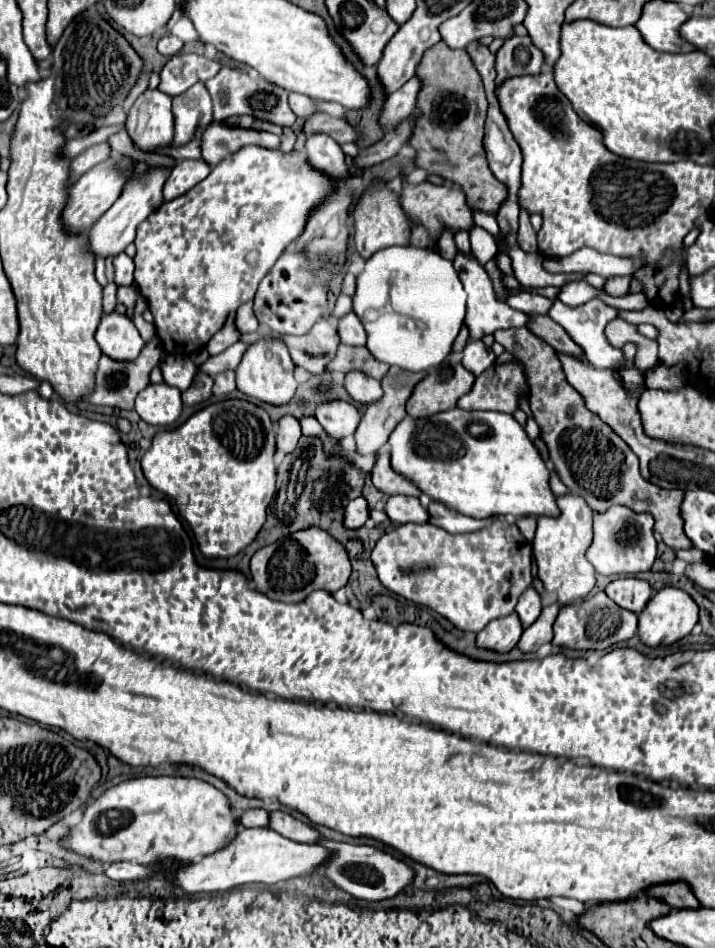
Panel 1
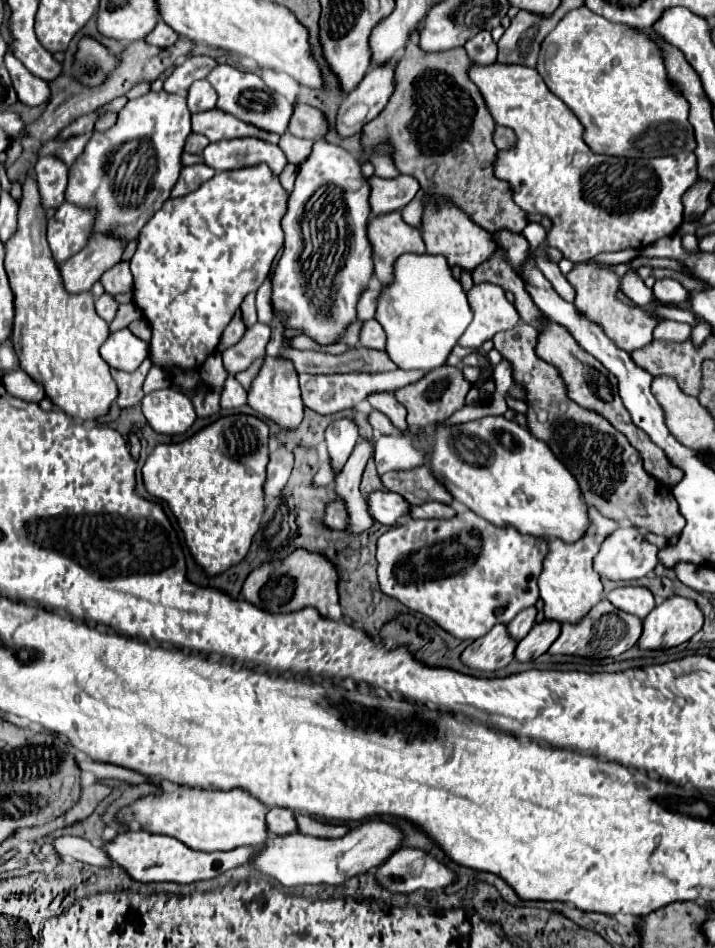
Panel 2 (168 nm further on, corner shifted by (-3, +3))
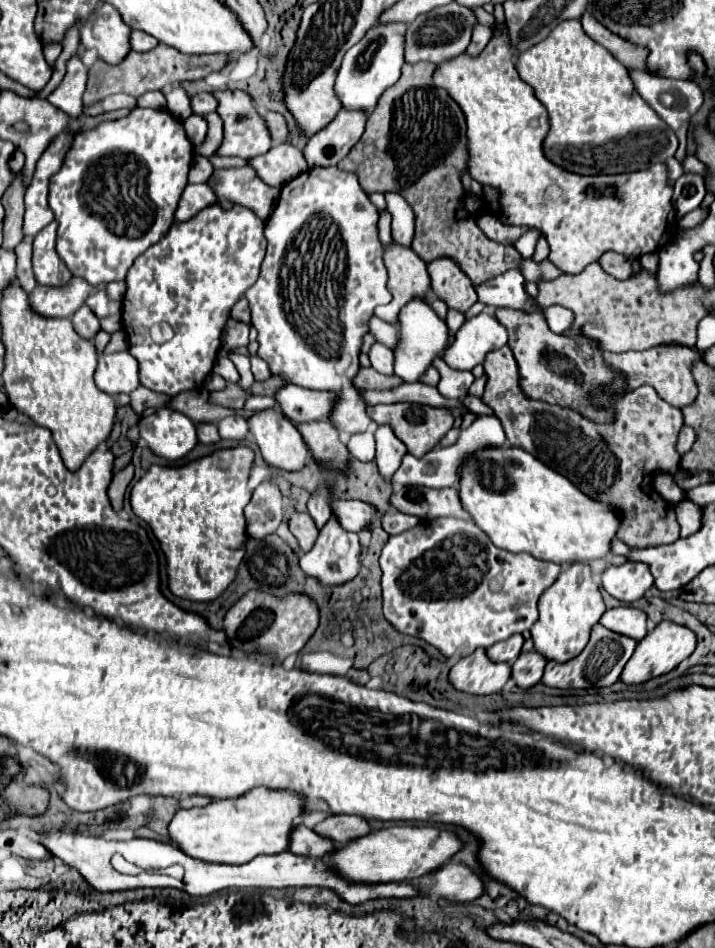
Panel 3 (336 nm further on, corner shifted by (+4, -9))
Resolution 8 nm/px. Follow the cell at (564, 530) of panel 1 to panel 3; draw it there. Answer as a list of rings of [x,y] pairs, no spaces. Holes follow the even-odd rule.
[[[574,562],[566,566],[558,574],[556,582],[548,590],[544,590],[538,600],[540,616],[530,628],[534,650],[556,662],[566,662],[574,658],[586,646],[590,628],[600,620],[600,614],[604,614],[604,610],[606,606],[602,602],[598,584],[594,584],[590,566],[584,562]]]

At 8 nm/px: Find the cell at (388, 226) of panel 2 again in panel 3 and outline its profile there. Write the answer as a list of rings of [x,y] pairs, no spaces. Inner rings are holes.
[[[390,242],[384,246],[384,264],[388,270],[388,290],[392,300],[378,306],[374,314],[390,324],[396,324],[400,306],[414,296],[424,298],[430,290],[430,276],[426,272],[426,262],[408,246]]]

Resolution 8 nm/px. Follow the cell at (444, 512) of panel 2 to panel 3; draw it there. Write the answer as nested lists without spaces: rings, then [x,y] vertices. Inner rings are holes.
[[[396,512],[396,514],[392,514],[392,516],[388,516],[388,514],[382,516],[382,528],[384,528],[390,536],[400,534],[400,532],[406,532],[406,530],[414,528],[414,526],[420,524],[420,522],[422,522],[422,518],[410,516],[410,514],[402,514],[402,512]]]

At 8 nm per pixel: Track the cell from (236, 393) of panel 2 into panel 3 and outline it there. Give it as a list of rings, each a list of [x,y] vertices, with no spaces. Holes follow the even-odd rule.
[[[232,414],[232,416],[226,416],[226,418],[222,418],[218,422],[218,430],[220,430],[220,436],[222,438],[242,440],[248,434],[248,424],[246,424],[246,420],[242,416]]]

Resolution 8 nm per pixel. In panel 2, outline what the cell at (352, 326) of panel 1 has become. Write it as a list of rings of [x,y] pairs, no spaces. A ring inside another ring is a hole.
[[[367,320],[363,324],[363,330],[361,330],[361,346],[365,348],[375,348],[375,350],[385,350],[385,330],[381,328],[381,324],[377,320]]]

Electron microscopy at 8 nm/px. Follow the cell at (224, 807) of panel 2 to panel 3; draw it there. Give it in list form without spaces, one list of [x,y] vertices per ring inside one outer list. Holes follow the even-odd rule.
[[[252,788],[238,798],[214,800],[202,808],[178,810],[168,824],[170,840],[190,858],[214,864],[242,864],[258,854],[288,850],[290,830],[304,816],[302,796],[286,790]]]

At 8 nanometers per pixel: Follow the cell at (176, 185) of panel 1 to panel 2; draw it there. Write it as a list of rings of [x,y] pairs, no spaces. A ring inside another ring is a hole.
[[[195,164],[195,166],[185,166],[181,170],[181,176],[171,190],[171,198],[181,198],[185,194],[195,192],[201,184],[211,180],[215,176],[215,170],[211,170],[207,164]]]

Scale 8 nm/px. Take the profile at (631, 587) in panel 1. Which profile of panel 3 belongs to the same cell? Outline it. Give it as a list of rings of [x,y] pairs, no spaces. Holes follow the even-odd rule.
[[[634,606],[610,608],[602,614],[600,624],[612,632],[642,640],[646,636],[646,614]]]

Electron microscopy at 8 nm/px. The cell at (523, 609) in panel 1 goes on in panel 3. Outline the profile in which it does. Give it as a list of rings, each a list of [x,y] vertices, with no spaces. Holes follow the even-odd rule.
[[[514,634],[512,638],[490,646],[488,648],[488,658],[494,660],[494,662],[510,662],[510,660],[516,660],[516,656],[522,650],[522,642],[524,642],[522,634]]]

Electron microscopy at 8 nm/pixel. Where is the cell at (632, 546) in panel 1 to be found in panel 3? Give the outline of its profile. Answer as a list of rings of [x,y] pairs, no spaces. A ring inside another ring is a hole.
[[[624,562],[622,566],[608,566],[600,576],[600,584],[610,596],[622,602],[634,602],[654,580],[644,562]]]

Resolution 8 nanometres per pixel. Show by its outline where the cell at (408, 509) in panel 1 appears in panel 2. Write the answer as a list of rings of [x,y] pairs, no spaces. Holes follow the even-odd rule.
[[[389,490],[371,492],[367,498],[367,506],[371,518],[385,526],[395,526],[395,520],[409,512],[409,504],[405,502],[405,498]]]

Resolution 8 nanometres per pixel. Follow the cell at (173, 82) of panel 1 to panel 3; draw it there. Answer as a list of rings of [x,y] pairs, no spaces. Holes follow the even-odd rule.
[[[148,92],[144,96],[138,98],[138,106],[144,106],[144,108],[166,108],[166,96],[164,92]]]

